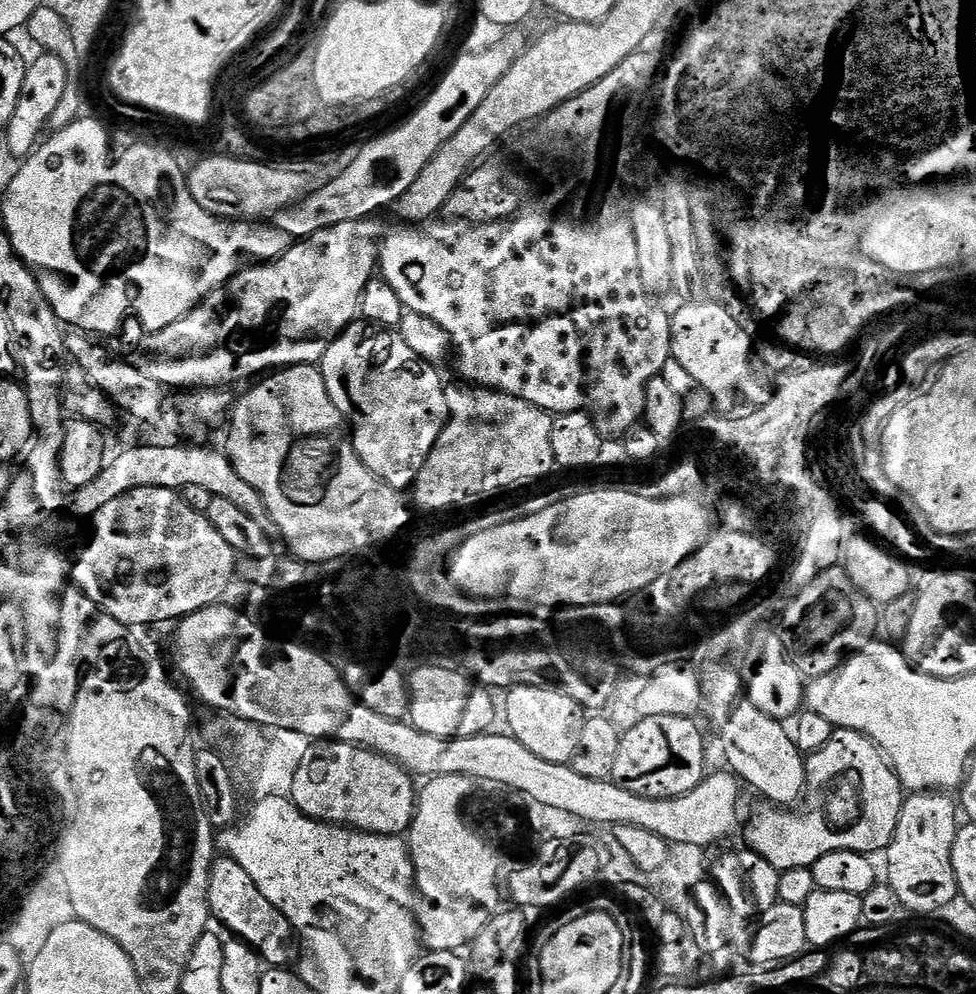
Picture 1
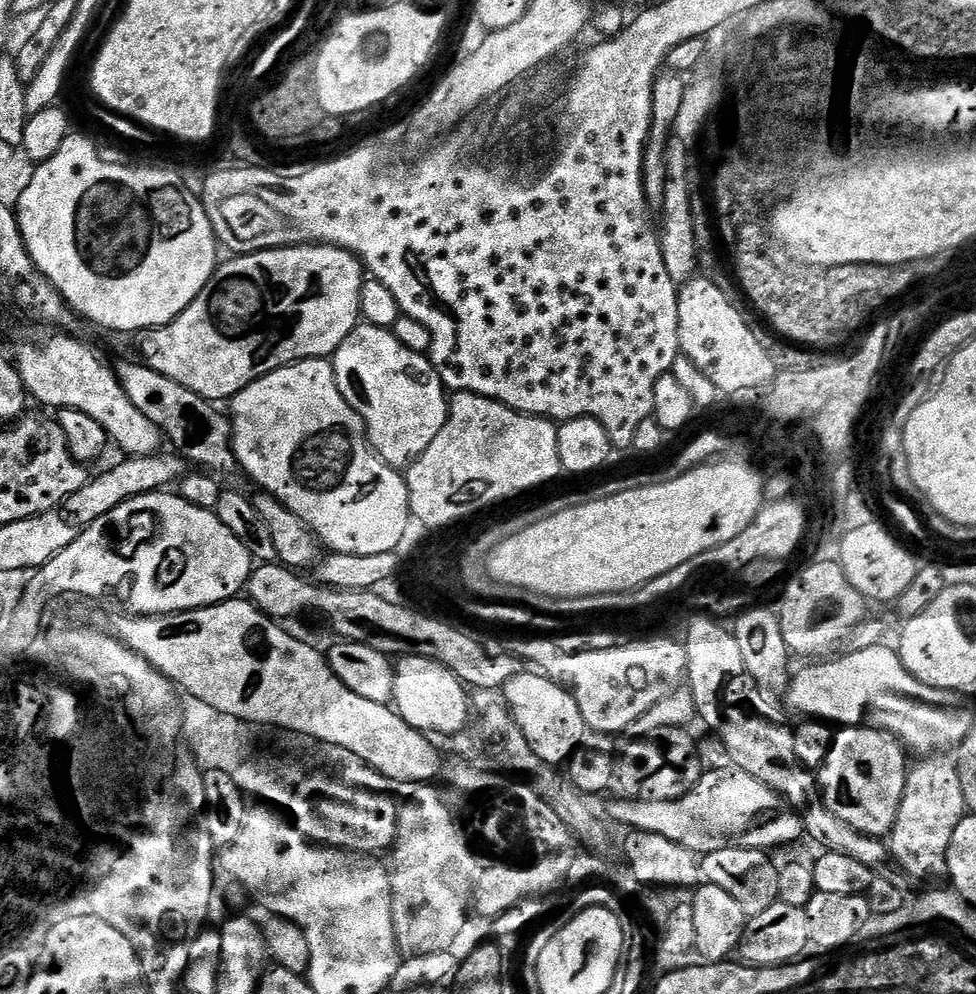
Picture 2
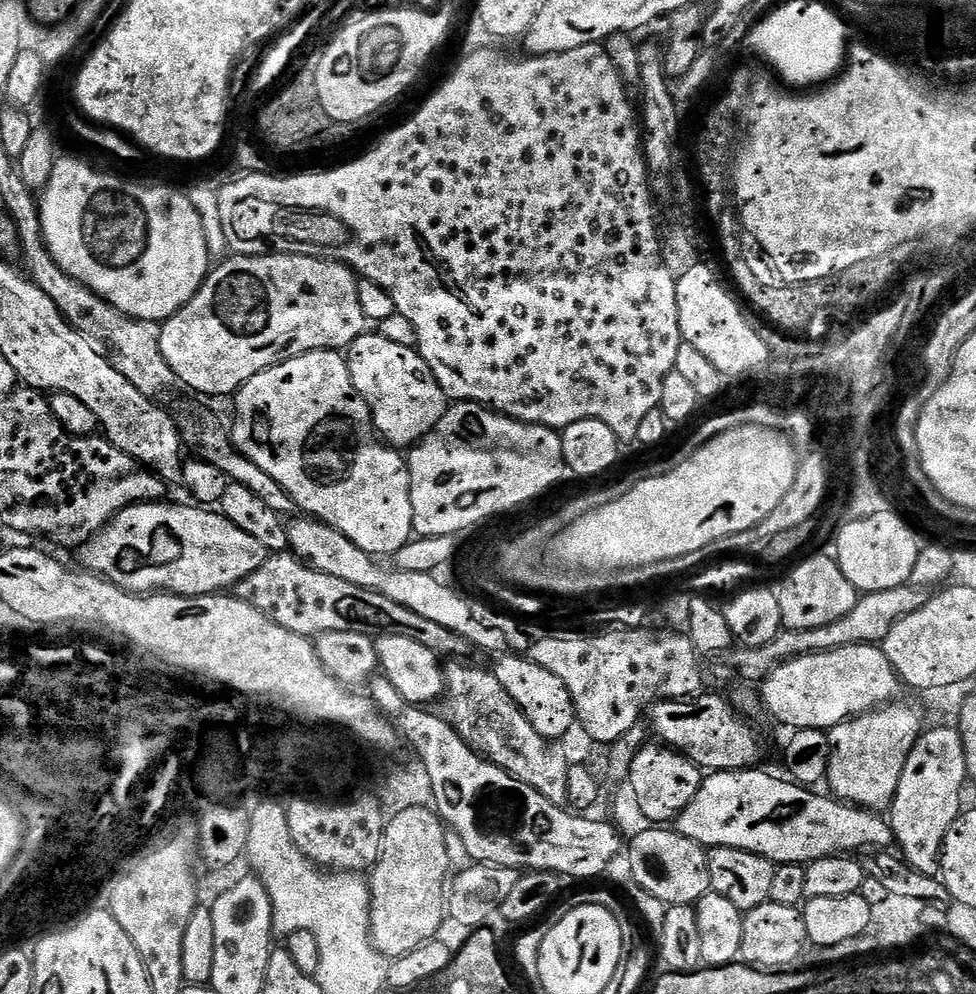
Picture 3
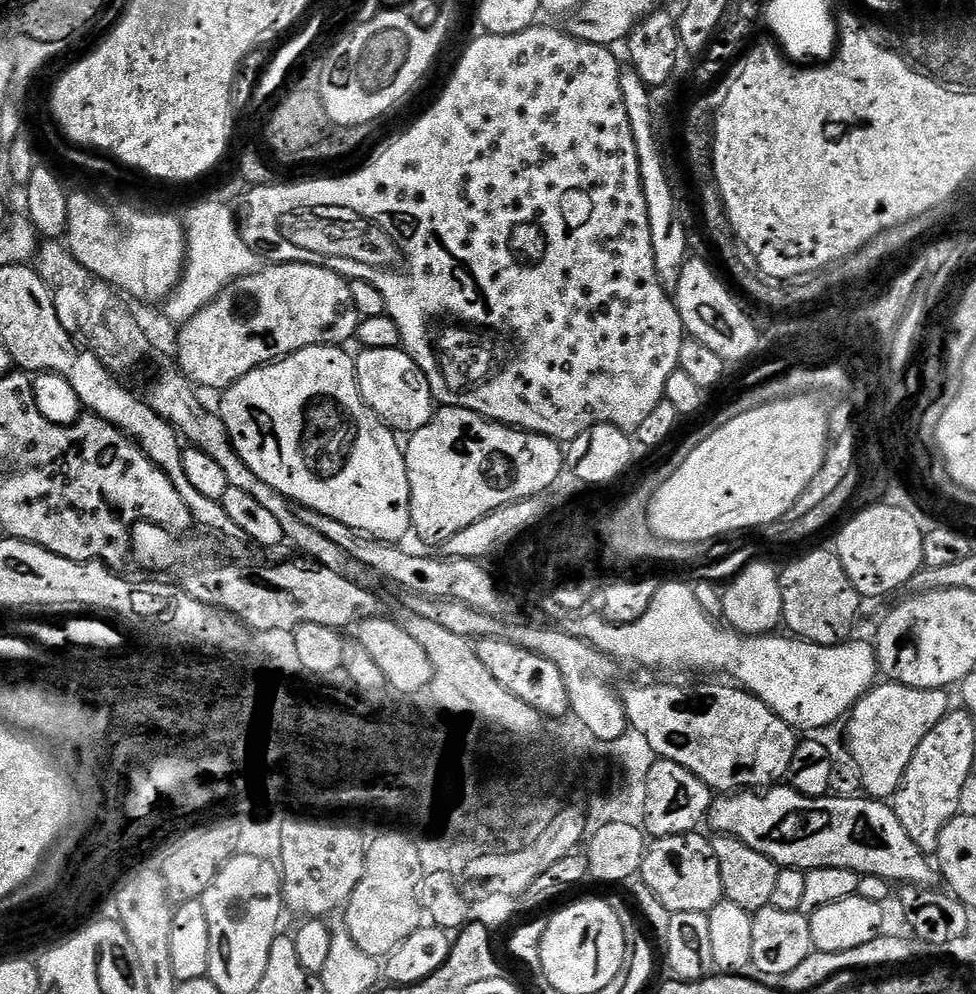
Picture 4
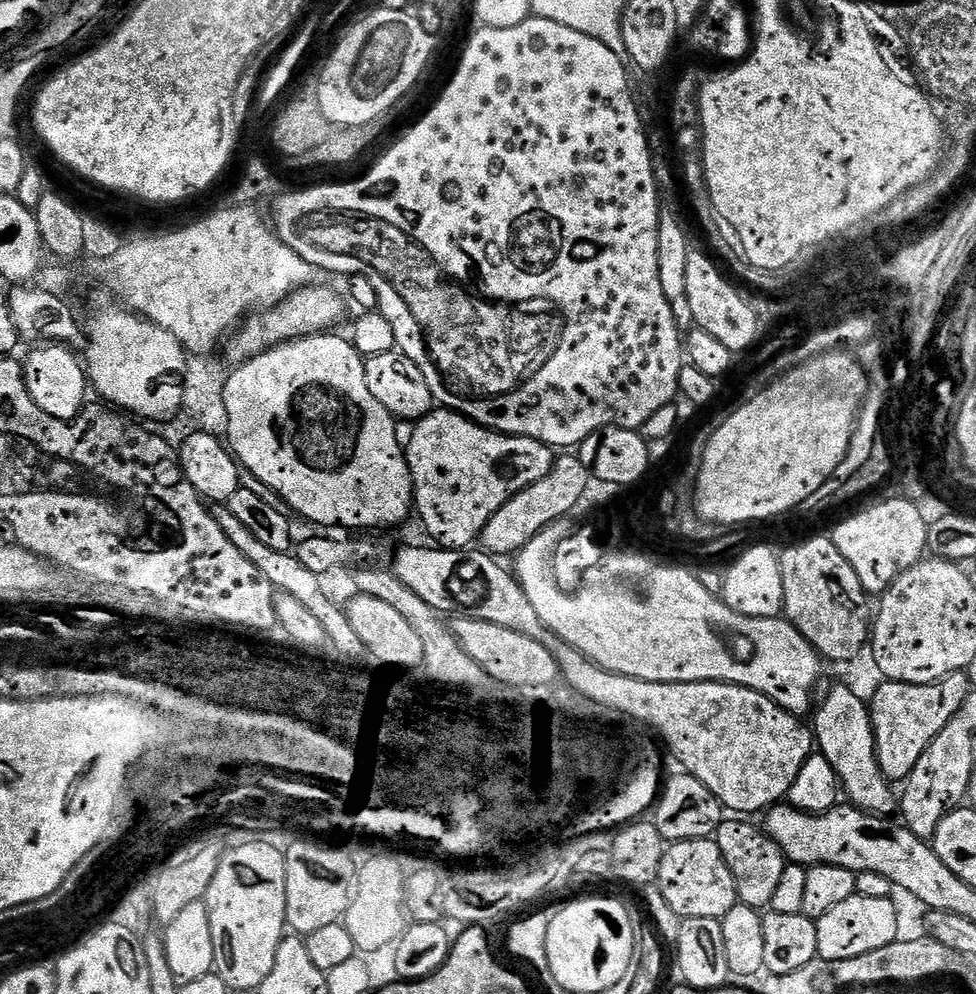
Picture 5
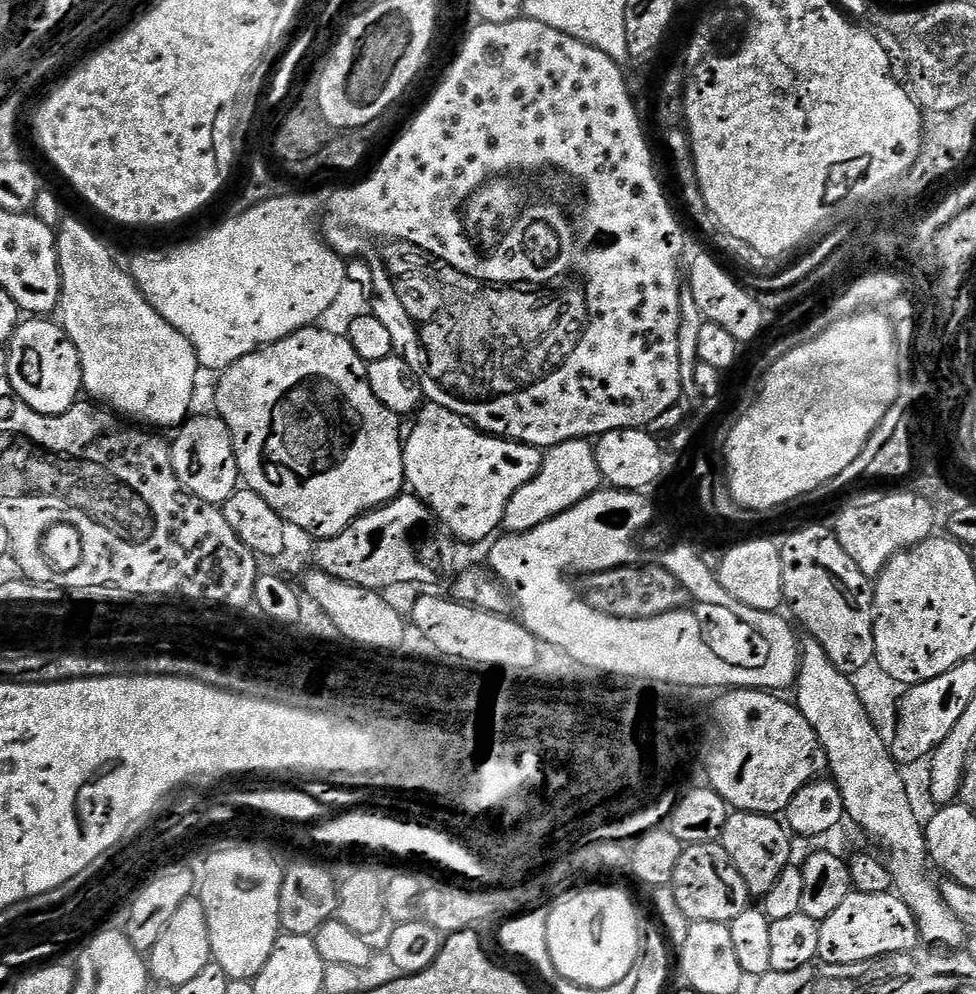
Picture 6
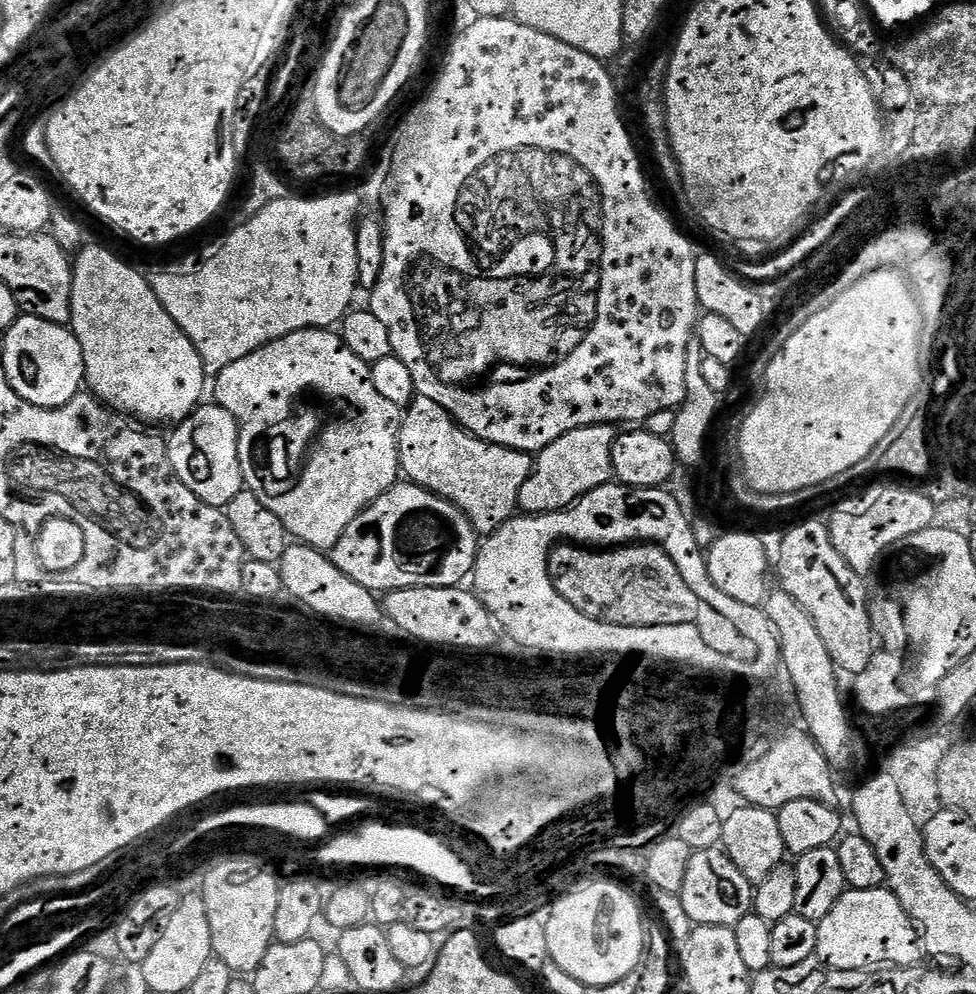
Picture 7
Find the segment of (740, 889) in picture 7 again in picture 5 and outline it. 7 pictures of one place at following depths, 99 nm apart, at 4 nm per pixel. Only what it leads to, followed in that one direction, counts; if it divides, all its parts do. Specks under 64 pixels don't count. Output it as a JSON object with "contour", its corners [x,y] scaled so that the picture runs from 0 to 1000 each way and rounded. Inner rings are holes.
{"contour":[[[733,844],[695,845],[685,848],[674,871],[672,889],[683,911],[698,924],[732,924],[738,926],[756,908],[752,879],[740,863]]]}

